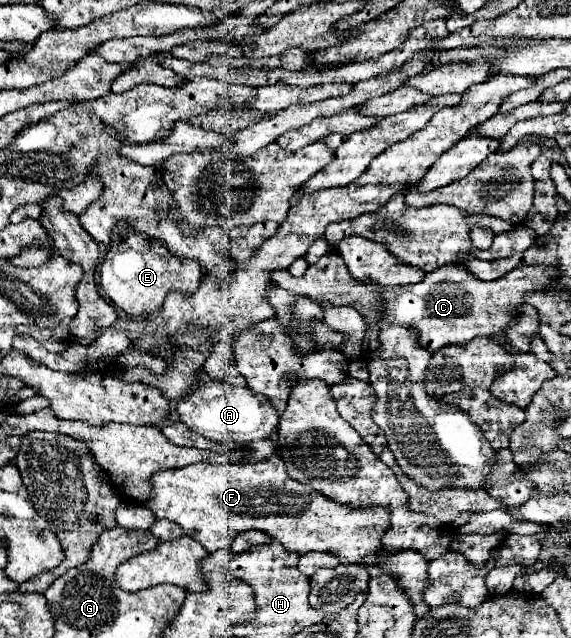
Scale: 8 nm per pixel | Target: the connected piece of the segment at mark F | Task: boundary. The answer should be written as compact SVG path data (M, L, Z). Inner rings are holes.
M272 455L258 463L196 463L182 469L160 471L152 477L152 499L146 503L156 519L168 519L178 523L186 533L196 539L208 553L218 549L230 549L236 533L258 529L270 537L276 537L286 549L298 555L310 551L332 553L340 563L360 563L364 557L376 557L378 567L390 573L402 593L412 599L416 617L422 619L432 607L424 601L428 587L428 561L420 553L410 549L402 553L384 553L382 533L388 529L388 509L346 509L322 493L314 493L310 485L294 481L286 473L286 463L280 455ZM356 521L366 523L358 527Z

